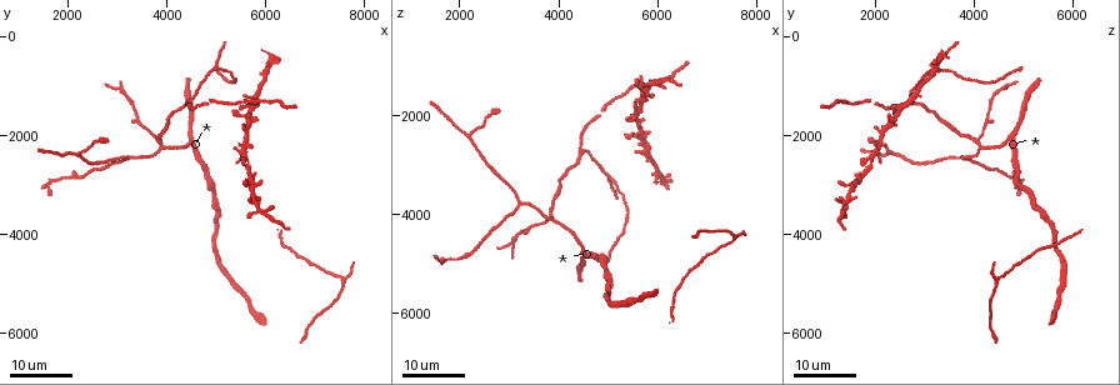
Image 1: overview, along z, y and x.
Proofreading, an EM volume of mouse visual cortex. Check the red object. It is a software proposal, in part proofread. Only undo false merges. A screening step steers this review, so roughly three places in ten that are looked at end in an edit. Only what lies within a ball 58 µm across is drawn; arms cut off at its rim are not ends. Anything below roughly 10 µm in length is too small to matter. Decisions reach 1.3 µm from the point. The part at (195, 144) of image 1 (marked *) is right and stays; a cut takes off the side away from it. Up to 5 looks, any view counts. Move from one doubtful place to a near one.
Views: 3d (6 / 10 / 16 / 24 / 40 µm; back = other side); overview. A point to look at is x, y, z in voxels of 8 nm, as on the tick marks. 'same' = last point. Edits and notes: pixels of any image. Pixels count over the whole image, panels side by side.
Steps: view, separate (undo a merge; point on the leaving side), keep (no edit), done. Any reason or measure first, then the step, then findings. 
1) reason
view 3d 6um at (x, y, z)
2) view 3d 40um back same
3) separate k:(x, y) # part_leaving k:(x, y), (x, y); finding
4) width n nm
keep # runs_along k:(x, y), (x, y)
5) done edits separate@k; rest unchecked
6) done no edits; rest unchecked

three-way junction
view 3d 16um at (4550, 1250, 2700)

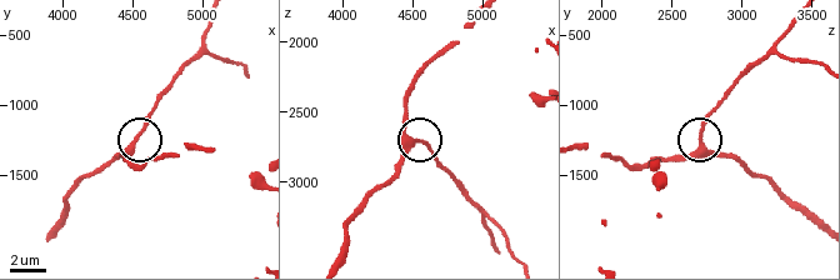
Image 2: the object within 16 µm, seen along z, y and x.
view 3d 6um at (4500, 1300, 2720)

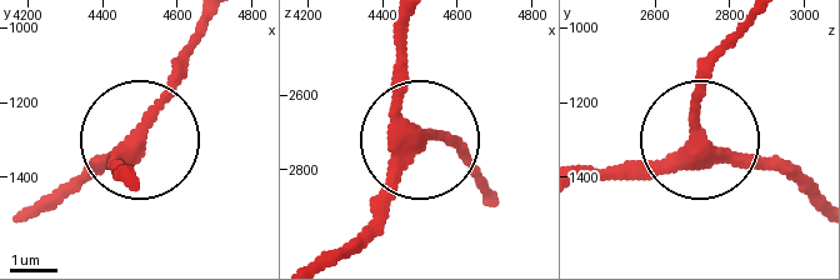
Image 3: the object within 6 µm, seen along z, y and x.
arms 3
keep # continuous, no second neuron

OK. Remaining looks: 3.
four arms meet
view 3d 24um at (5600, 1950, 2150)

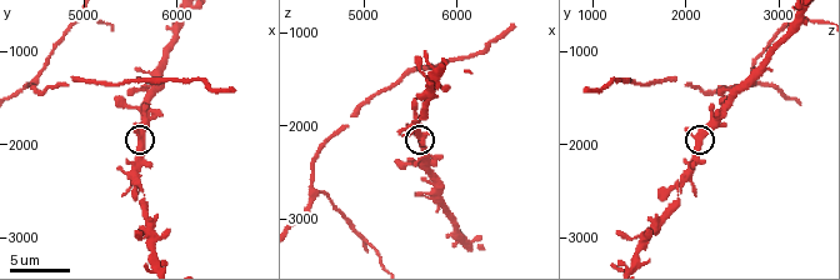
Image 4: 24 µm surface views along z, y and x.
zoom in
view 3d 10um at (5600, 1950, 2150)

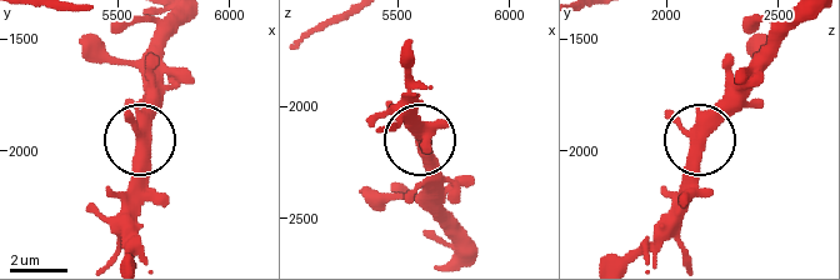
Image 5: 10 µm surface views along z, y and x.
arms 4
keep # one neuron here

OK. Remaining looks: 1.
done no edits; rest unchecked

